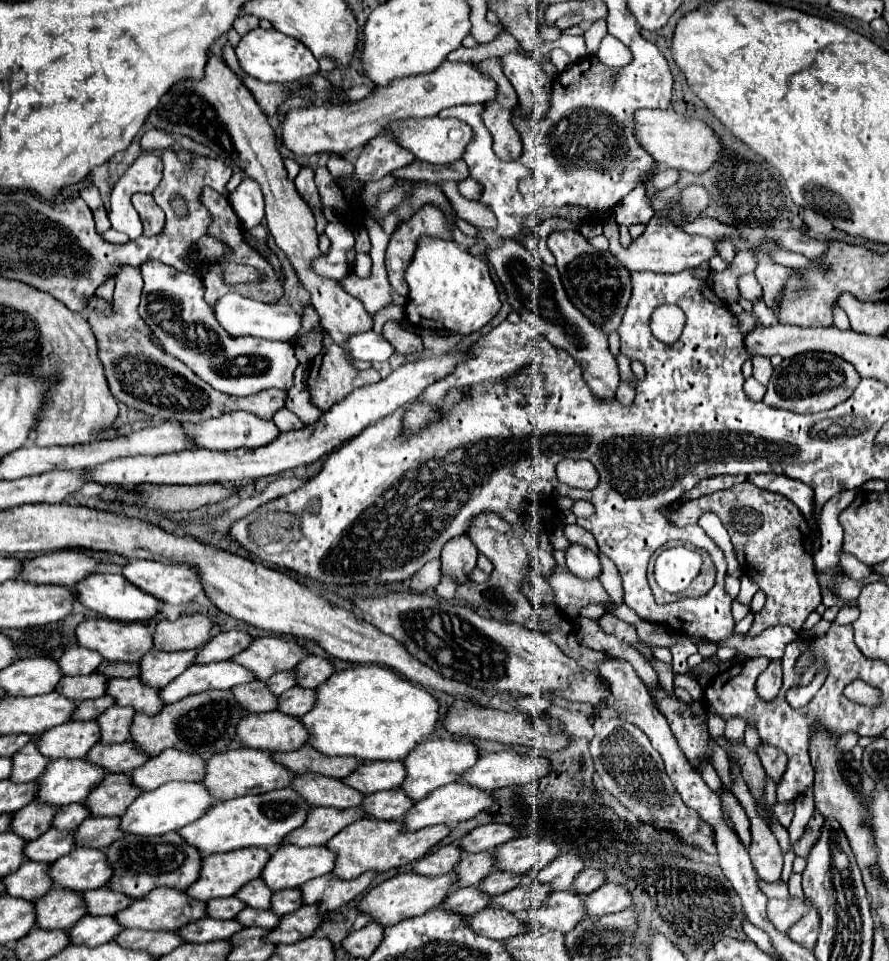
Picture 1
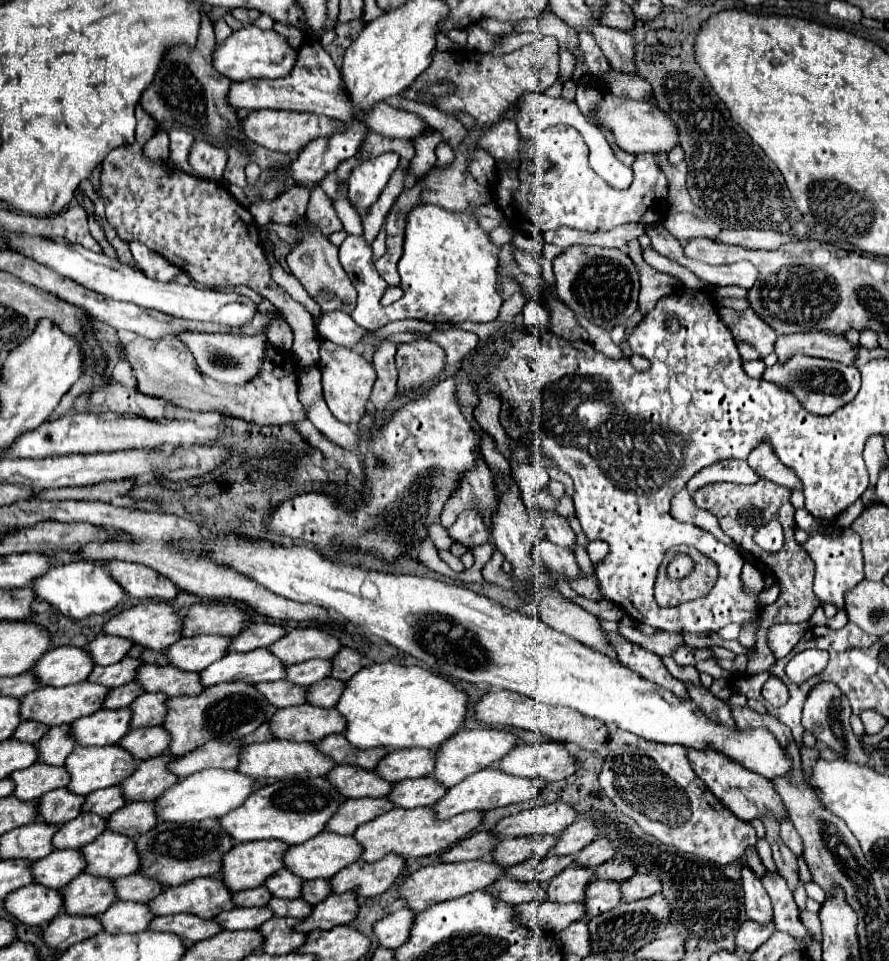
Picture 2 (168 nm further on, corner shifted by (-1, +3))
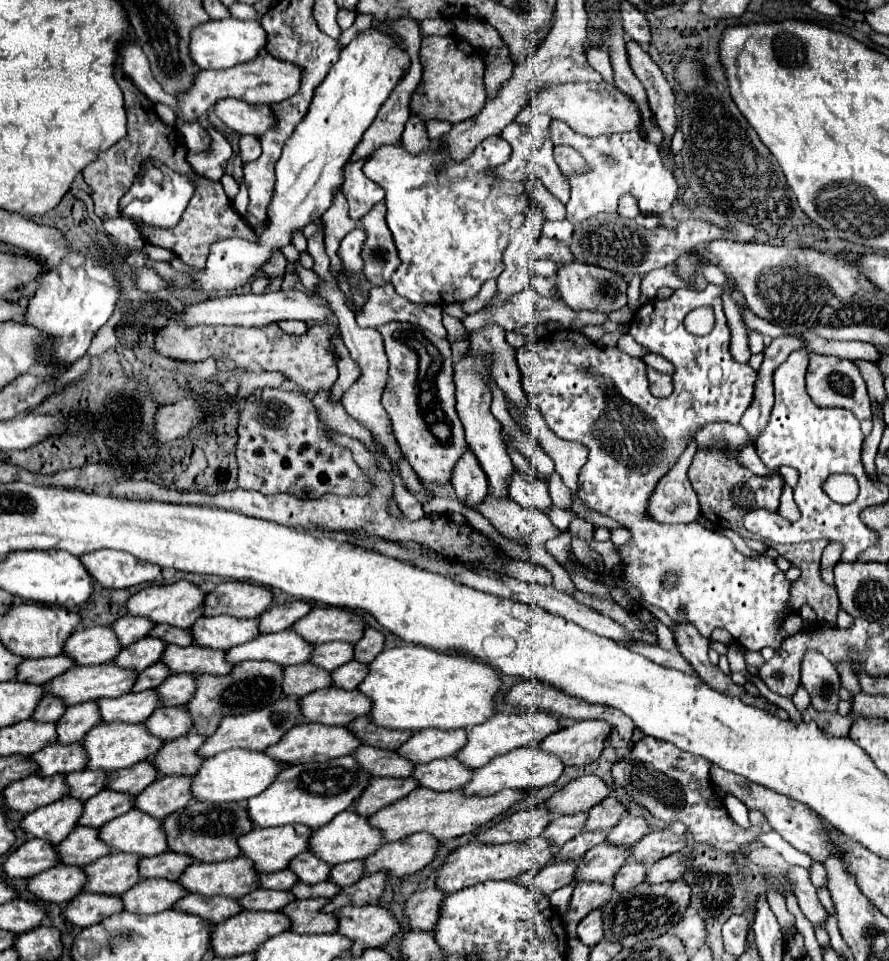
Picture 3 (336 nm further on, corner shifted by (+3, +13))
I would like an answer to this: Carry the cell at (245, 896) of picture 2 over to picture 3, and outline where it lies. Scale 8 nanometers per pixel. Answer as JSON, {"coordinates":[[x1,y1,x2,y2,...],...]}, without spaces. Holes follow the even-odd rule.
{"coordinates":[[282,870,282,872,260,874,258,882,262,888,268,888,268,890,290,890,294,882,298,882,298,878,290,870]]}

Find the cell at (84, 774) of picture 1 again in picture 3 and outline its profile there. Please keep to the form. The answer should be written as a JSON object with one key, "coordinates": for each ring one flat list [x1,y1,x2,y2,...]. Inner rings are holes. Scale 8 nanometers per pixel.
{"coordinates":[[96,724,82,740,82,748,88,756,86,768,104,770,104,772,130,768,132,764,138,764,138,762,146,760,148,756,152,756,160,748,160,744,162,744,162,740,148,734,144,724,136,724,136,726,134,724]]}

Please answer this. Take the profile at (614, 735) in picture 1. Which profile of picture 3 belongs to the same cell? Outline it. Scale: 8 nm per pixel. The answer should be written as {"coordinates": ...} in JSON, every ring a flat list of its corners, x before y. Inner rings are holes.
{"coordinates":[[634,736,632,746,628,748,628,754,618,758,610,770,612,780,616,784,618,790,622,790,632,802,640,804,642,808,646,808,654,818,666,822,668,826,674,822,684,822,686,830,694,836,696,844,704,844,704,846,722,846,722,844,732,844,738,846,740,852,748,850,750,844,754,844,758,840,760,834,770,832,770,826,766,824,766,818,760,812,749,811,750,828,744,830,740,828,726,812,722,800,718,798,718,794,712,788,712,780,710,780,710,762,704,756,696,756,690,752,682,752,680,748,674,748,674,744,666,744,662,740,656,740,652,736]]}

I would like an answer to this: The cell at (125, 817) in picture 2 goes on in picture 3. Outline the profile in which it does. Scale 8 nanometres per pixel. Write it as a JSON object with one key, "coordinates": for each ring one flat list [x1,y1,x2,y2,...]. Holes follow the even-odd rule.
{"coordinates":[[164,776,156,778,144,792,134,798,134,808,162,820,170,812,184,808,190,802,190,776]]}

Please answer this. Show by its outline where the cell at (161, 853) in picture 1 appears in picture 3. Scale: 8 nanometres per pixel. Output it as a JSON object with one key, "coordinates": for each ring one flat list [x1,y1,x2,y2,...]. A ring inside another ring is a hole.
{"coordinates":[[190,802,182,810,166,816,162,828,166,832,168,850,186,854,196,862,222,862,240,856,236,840,238,836,252,830,250,818,246,816,246,808,242,802,226,802,226,804]]}

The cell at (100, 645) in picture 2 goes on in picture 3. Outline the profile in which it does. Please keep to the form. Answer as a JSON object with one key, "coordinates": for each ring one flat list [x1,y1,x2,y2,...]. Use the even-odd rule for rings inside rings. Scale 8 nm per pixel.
{"coordinates":[[122,616,116,622,112,622,110,628,114,630,114,634,118,636,118,642,122,646,130,646,130,644,138,642,140,638,144,638,148,634,148,630,154,628,154,624,150,624,150,620,142,620,142,618,134,618,134,616]]}

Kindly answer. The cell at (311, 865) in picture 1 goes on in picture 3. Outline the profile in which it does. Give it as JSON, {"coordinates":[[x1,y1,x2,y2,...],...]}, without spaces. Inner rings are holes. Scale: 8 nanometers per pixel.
{"coordinates":[[346,810,342,812,342,816,336,816,330,824,326,824,326,828,316,828,312,832,308,840,308,850,314,852,318,860,334,866,334,864,350,862,350,860,362,860,370,856,370,852,378,850,382,844,384,844,382,834,376,832,376,828,372,828,366,818,354,814,354,810]]}

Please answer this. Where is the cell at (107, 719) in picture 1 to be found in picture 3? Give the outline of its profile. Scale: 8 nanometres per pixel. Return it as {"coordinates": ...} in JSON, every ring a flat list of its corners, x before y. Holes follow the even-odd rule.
{"coordinates":[[168,676,156,690,160,706,184,706,194,694,194,676]]}

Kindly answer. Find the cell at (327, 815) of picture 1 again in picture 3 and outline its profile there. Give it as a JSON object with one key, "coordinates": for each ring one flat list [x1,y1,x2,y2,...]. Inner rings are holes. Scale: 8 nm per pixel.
{"coordinates":[[372,778,368,788,360,794,360,798,354,802,352,810,356,810,358,816,372,816,380,808,404,798,410,794,418,784,414,784,412,778]]}

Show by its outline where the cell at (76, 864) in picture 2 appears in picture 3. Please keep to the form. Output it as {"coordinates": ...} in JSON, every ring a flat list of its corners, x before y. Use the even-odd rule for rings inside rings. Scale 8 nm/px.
{"coordinates":[[76,828,62,840,56,848,58,860,66,866,86,866,92,860,106,856,110,848,98,840,98,830,94,828]]}

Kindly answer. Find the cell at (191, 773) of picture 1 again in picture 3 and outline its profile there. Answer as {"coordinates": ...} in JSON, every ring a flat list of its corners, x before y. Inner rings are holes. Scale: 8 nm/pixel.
{"coordinates":[[286,698,286,700,276,700,268,708,262,708,260,712,250,712,246,716,228,716,222,720,218,730,206,738,206,742,198,748,198,756,210,758,216,756,218,752,232,750,232,748,242,748,242,750,252,750,252,752,262,752,268,746,276,744,288,728,296,726,302,722,302,714,298,712,298,698]]}

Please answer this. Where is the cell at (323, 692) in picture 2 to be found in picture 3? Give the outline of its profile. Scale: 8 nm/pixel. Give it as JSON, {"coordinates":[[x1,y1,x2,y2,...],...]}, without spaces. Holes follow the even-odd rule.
{"coordinates":[[348,662,348,664,342,664,340,668,336,668,330,676,332,676,332,686,334,688,342,688,342,690,354,690,358,682,364,680,366,676,366,668,368,666,362,666,358,662]]}

